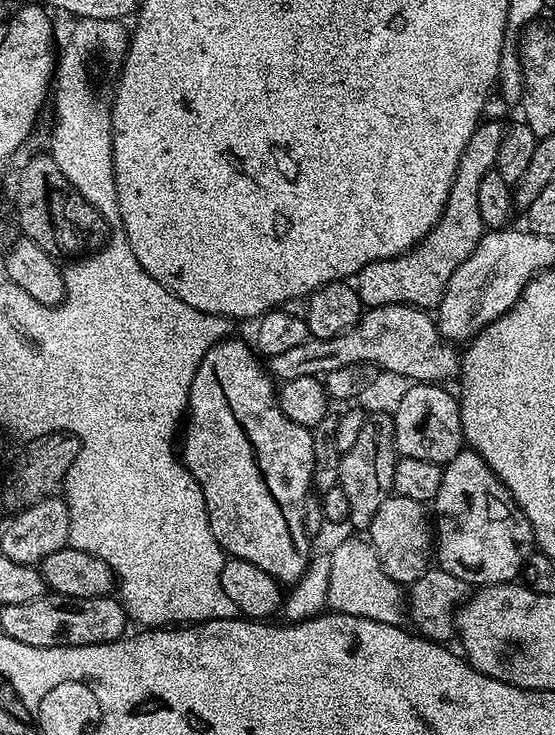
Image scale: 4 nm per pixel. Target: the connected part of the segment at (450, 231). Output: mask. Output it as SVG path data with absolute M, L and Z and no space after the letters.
M484 120L474 134L470 134L470 142L466 150L462 150L440 221L430 230L430 234L426 234L426 238L417 242L409 252L367 264L356 273L354 287L360 295L361 305L377 308L387 304L412 304L425 310L435 309L439 305L454 270L458 270L458 266L474 254L474 246L478 246L486 231L478 210L478 186L482 186L482 178L496 167L505 129L499 120Z

